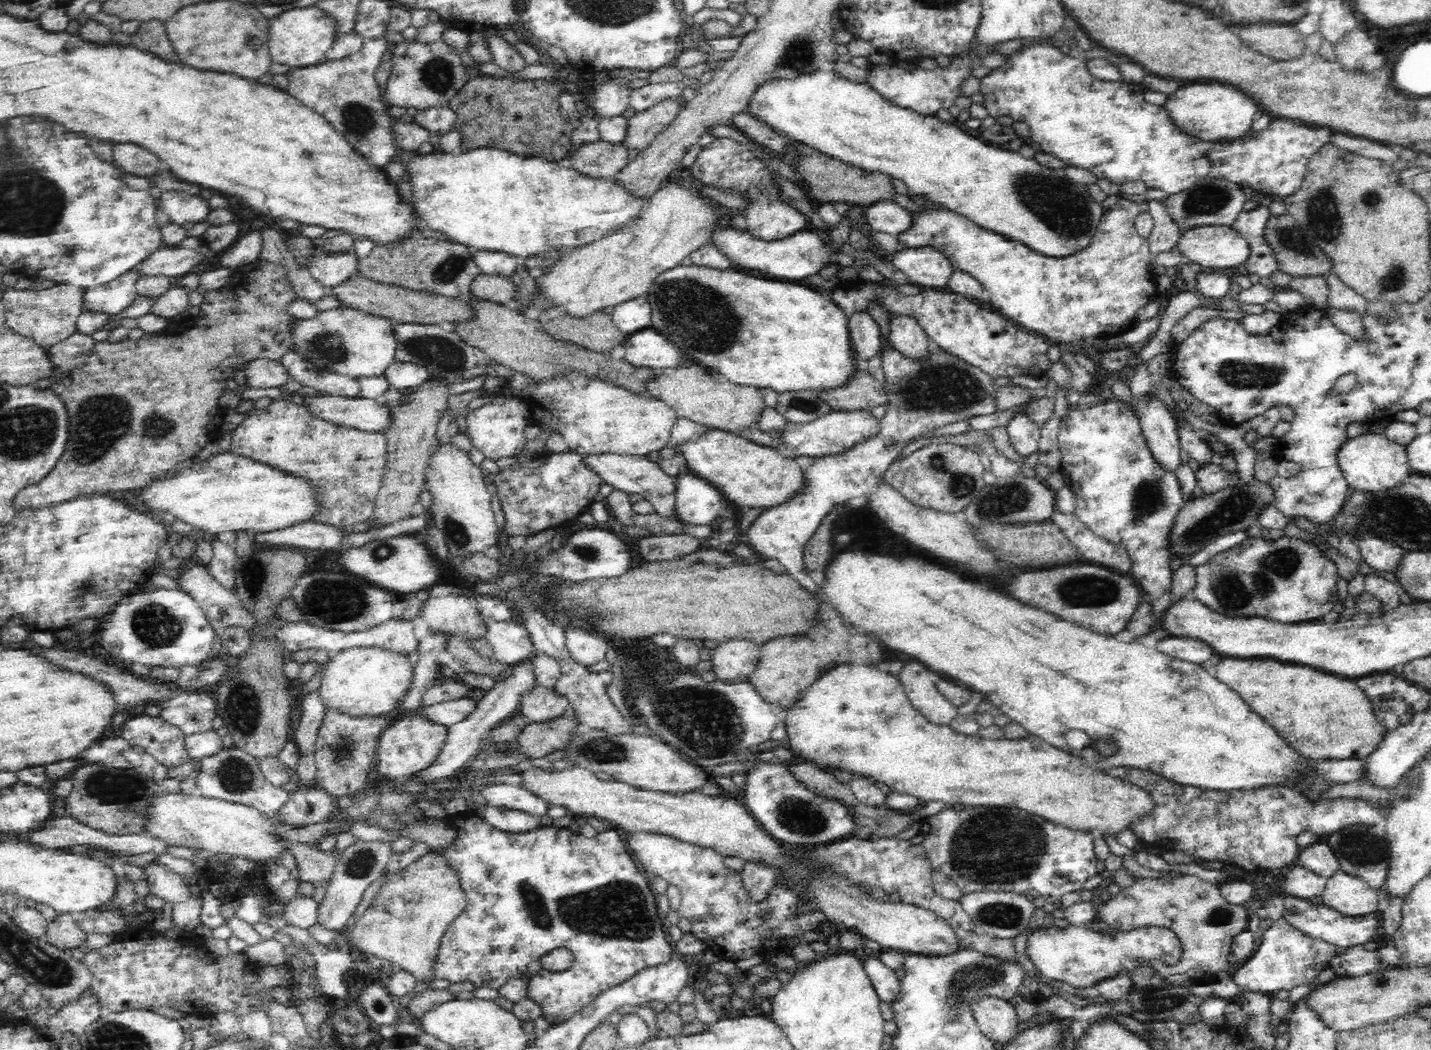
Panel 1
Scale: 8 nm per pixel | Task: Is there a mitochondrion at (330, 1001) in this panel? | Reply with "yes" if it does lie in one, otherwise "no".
no

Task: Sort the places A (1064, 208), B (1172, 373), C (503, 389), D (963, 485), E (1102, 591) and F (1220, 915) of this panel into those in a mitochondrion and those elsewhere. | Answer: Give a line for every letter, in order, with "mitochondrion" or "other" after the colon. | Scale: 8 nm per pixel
A: mitochondrion
B: other
C: other
D: mitochondrion
E: mitochondrion
F: mitochondrion

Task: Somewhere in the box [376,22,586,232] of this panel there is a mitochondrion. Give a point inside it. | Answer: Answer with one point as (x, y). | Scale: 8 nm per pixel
(437, 74)

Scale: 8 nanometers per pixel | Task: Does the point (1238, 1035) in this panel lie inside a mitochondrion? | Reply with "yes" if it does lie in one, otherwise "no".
no

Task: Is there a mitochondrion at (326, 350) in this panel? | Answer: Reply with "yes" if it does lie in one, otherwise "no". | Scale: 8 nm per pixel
yes

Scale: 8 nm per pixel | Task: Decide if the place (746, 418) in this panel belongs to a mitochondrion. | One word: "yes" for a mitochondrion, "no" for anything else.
no

